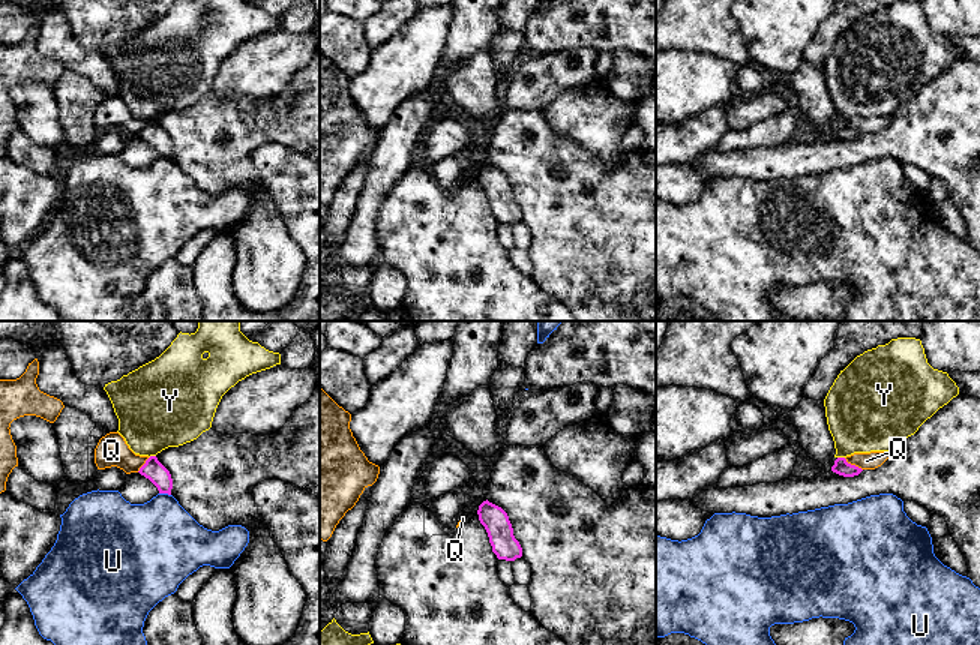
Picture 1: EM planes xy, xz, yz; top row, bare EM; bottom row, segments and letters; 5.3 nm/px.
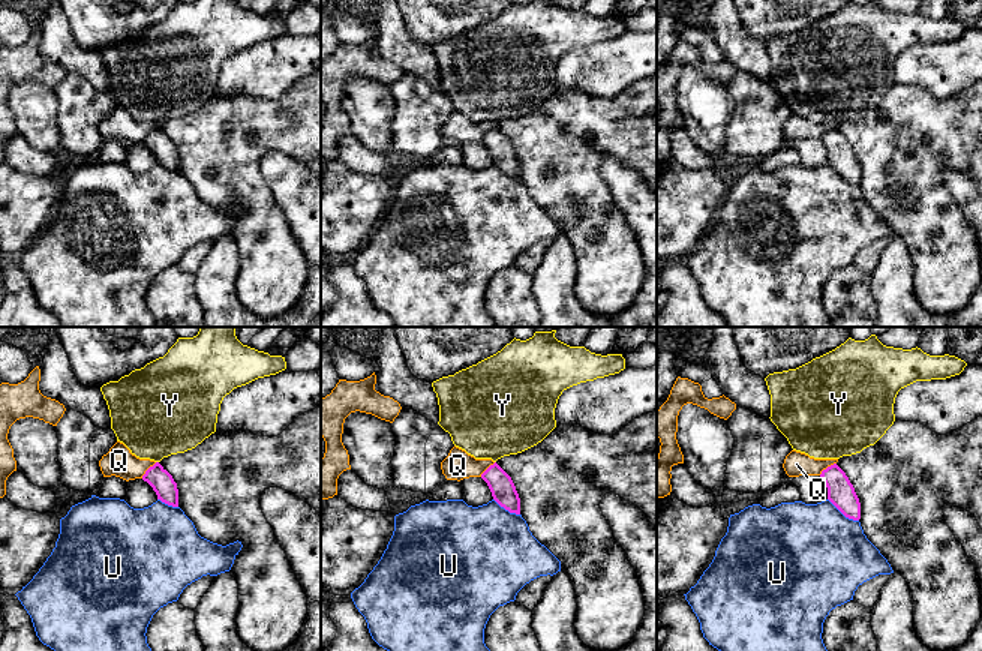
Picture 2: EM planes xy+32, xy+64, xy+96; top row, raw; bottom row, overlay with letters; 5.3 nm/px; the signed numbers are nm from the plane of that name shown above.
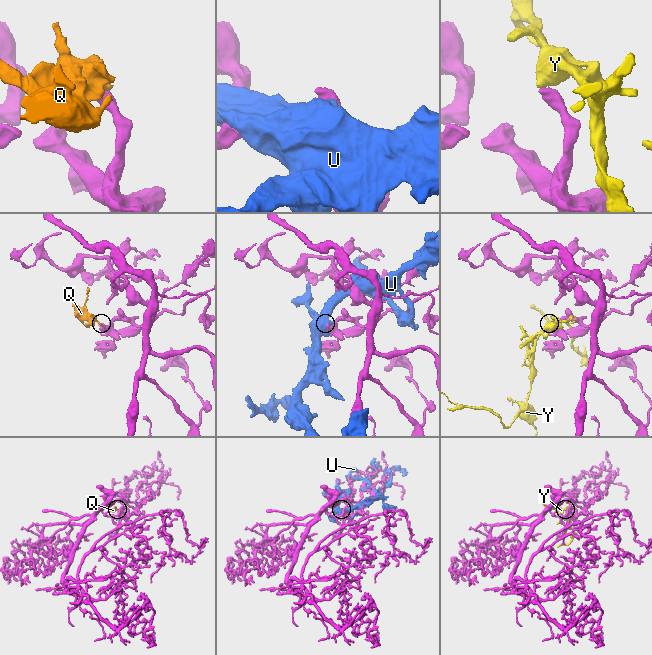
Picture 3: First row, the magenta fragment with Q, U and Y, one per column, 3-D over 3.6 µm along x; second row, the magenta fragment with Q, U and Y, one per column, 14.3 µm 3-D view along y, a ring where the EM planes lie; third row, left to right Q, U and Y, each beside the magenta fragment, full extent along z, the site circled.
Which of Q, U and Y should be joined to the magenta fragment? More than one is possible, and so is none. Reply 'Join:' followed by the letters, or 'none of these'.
Join: none of these

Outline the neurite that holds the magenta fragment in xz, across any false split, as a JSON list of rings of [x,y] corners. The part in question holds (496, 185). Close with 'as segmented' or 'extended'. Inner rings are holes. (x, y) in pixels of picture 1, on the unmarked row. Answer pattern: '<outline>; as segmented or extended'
[[[486,164],[479,170],[477,178],[498,224],[515,225],[522,220],[522,212],[513,200],[507,177],[501,171]]]; as segmented

